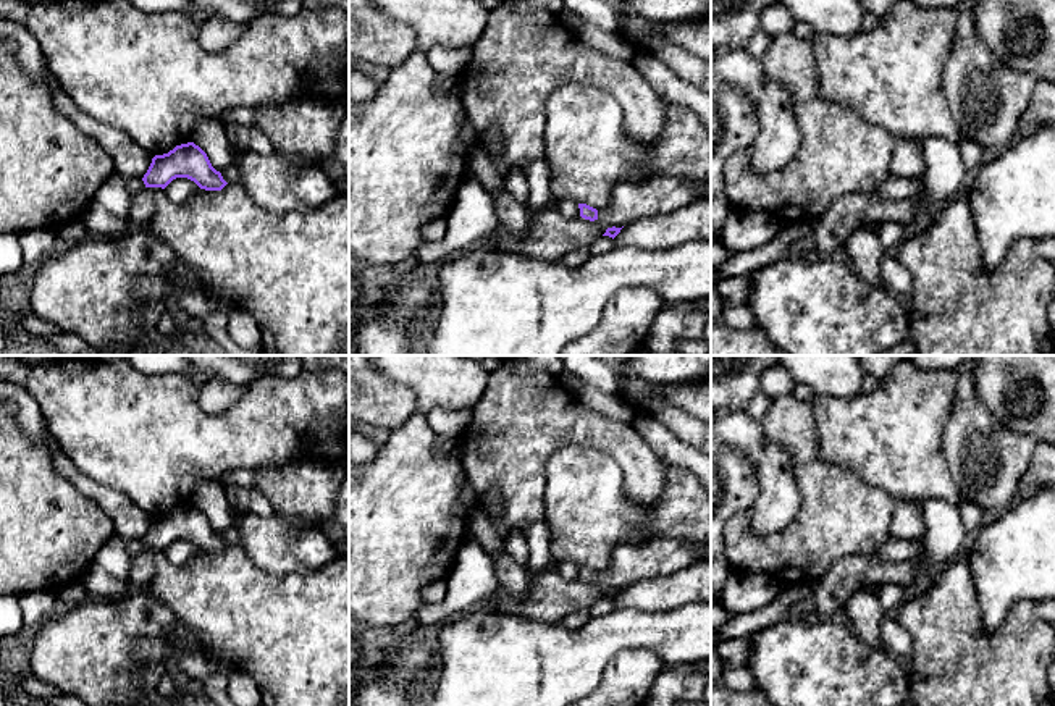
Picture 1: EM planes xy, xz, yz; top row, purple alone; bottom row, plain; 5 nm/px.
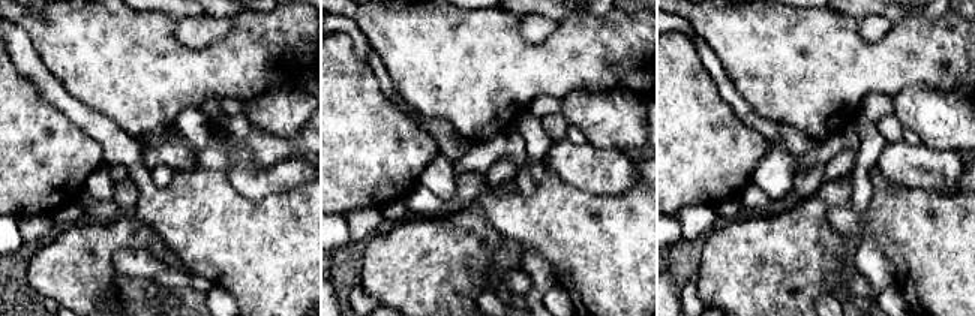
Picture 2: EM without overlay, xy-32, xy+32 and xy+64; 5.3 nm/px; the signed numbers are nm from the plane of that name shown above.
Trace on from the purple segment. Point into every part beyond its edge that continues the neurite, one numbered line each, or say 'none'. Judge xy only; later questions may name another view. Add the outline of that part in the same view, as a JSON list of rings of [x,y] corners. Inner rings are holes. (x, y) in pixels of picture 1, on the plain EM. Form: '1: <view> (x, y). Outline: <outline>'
1: xy (134, 546). Outline: [[[132,540],[126,543],[126,551],[129,554],[129,557],[132,559],[134,556],[137,556],[139,553],[142,553],[145,549],[144,543],[141,540]]]

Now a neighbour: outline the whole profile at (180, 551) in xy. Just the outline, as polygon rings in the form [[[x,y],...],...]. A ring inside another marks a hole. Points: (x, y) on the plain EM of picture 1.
[[[176,540],[165,549],[165,556],[173,565],[179,567],[186,564],[197,551],[199,548],[194,543],[187,540]]]

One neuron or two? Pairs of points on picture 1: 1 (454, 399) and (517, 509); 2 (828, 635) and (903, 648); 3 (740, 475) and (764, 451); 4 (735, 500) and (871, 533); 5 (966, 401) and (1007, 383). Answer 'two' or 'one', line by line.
1: two
2: two
3: two
4: two
5: two

